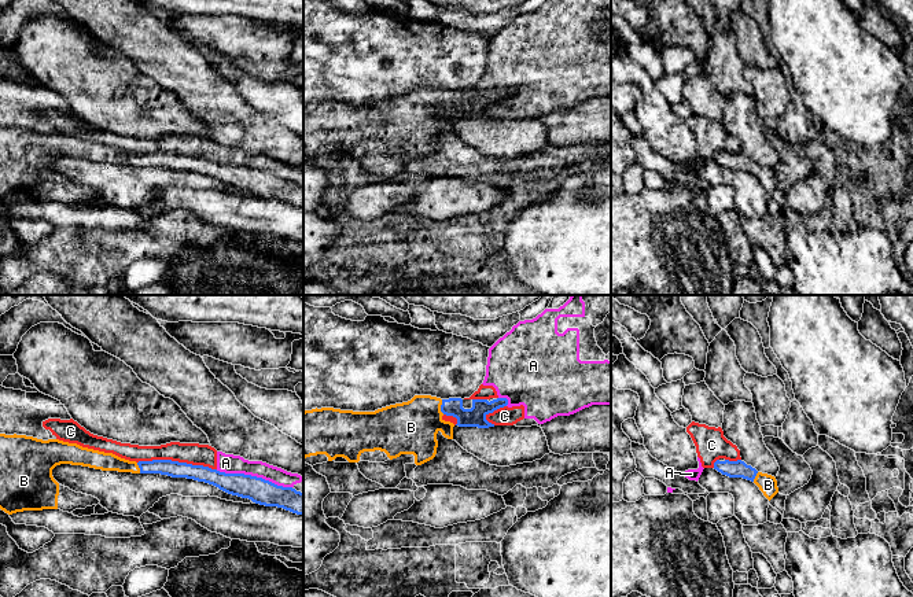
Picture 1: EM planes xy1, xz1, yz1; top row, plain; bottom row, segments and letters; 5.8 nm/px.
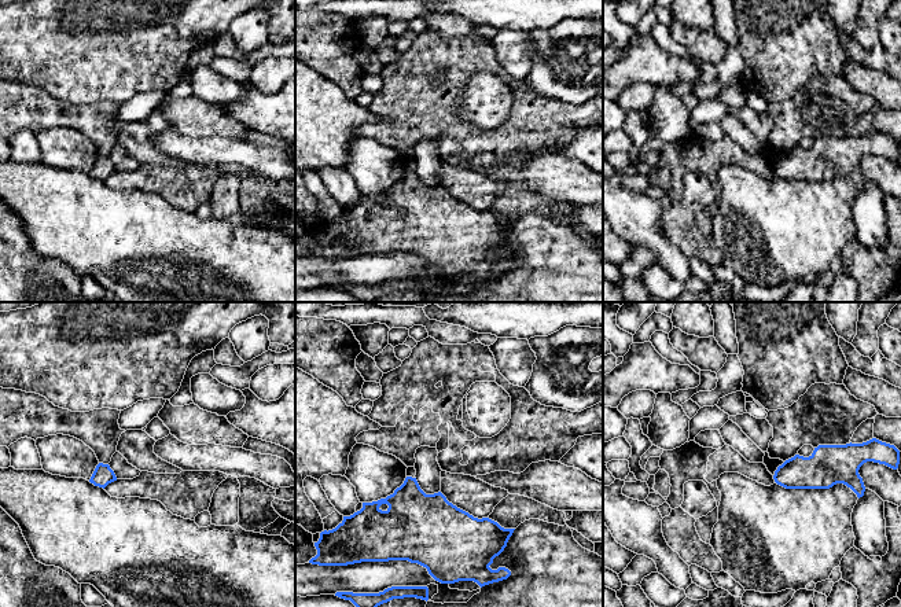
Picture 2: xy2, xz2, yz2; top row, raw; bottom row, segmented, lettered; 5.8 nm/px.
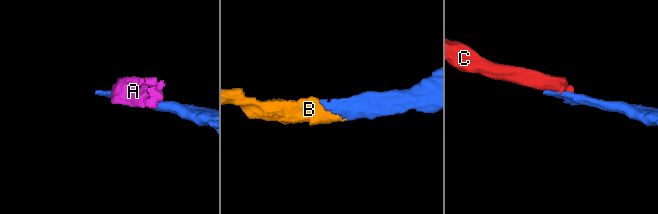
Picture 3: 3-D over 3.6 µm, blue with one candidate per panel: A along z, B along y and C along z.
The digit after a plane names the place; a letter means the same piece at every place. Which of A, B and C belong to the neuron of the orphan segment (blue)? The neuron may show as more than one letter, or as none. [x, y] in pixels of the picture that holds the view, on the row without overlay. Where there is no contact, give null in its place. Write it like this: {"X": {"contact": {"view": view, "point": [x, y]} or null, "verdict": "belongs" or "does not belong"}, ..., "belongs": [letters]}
{"A": {"contact": {"view": "xy1", "point": [254, 169]}, "verdict": "does not belong"}, "B": {"contact": {"view": "xz1", "point": [441, 99]}, "verdict": "belongs"}, "C": {"contact": {"view": "xy1", "point": [177, 154]}, "verdict": "does not belong"}, "belongs": ["B"]}

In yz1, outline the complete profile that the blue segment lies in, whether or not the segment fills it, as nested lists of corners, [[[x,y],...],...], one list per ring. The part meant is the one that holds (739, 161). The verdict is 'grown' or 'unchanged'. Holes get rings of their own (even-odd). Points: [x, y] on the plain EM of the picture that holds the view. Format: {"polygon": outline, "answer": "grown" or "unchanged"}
{"polygon": [[[717,152],[714,155],[714,162],[729,170],[743,170],[754,174],[769,194],[778,185],[777,173],[774,169],[758,165],[741,152]]], "answer": "grown"}

